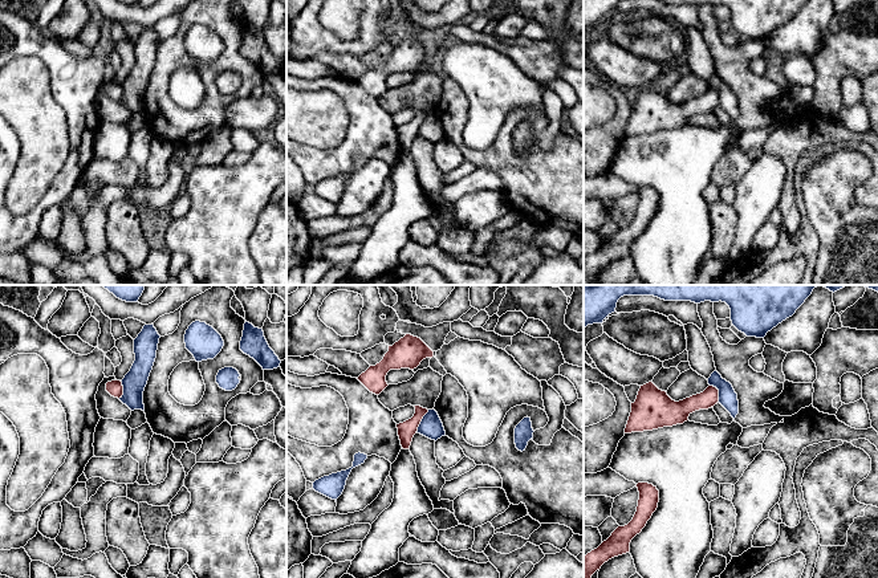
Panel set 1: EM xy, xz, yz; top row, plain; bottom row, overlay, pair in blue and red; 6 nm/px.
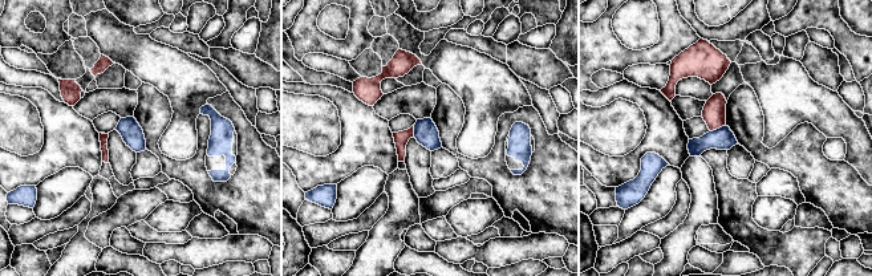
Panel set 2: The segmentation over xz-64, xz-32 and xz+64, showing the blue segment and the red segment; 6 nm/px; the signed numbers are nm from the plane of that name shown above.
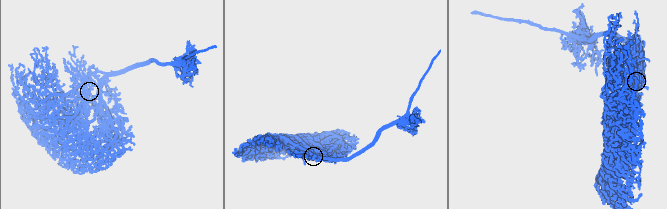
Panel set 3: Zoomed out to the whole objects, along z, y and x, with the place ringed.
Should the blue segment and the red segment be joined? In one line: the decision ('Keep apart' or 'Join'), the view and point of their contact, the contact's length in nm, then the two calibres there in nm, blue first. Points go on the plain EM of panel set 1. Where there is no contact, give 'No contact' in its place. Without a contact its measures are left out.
Keep apart. Touches blue at xz (422, 123). Shared border 160 nm. Thickness 140 nm (blue) against 110 nm

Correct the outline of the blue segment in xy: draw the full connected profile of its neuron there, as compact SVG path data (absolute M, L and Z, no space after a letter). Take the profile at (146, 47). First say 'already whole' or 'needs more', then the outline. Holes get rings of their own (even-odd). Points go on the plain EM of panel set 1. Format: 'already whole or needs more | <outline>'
already whole | M151 27L145 28L134 42L135 64L130 74L121 84L123 98L119 101L131 114L145 114L143 94L157 61L159 41L160 38Z

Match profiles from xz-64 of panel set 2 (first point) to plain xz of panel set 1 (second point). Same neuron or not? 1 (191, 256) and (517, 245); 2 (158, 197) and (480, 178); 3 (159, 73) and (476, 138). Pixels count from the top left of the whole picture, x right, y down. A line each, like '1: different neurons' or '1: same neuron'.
1: same neuron
2: same neuron
3: same neuron

